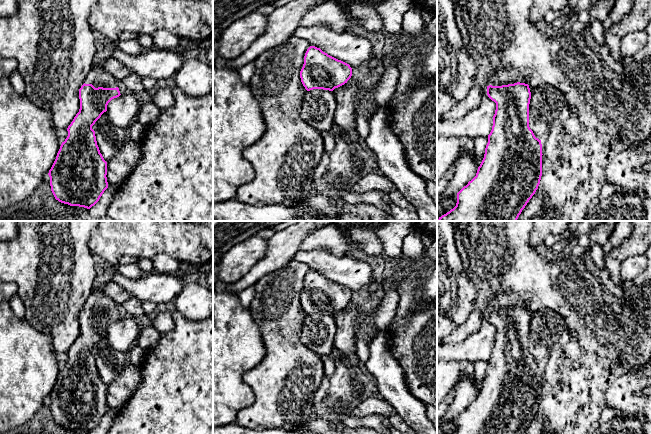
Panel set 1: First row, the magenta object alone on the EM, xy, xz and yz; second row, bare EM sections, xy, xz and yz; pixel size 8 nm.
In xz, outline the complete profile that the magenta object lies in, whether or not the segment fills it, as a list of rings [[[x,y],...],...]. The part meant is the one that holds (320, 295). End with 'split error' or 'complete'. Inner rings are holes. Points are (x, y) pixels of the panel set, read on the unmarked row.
[[[310,270],[304,280],[300,302],[307,315],[323,313],[333,315],[351,302],[352,292],[320,272]]] | complete

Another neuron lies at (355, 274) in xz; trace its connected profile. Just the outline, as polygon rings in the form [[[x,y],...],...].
[[[326,249],[298,250],[293,262],[303,263],[310,270],[320,272],[328,279],[350,289],[352,293],[368,287],[372,283],[372,268],[360,259],[333,256]]]

